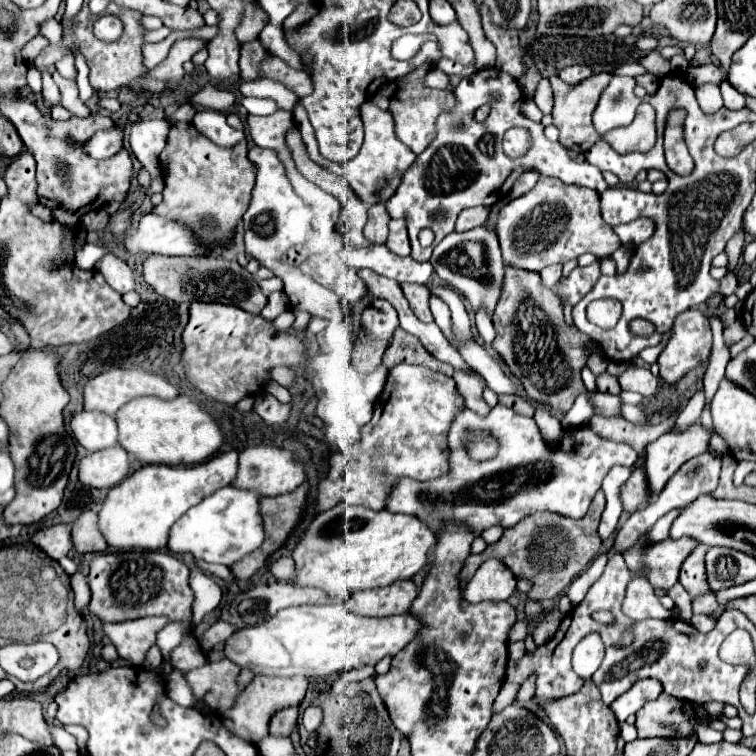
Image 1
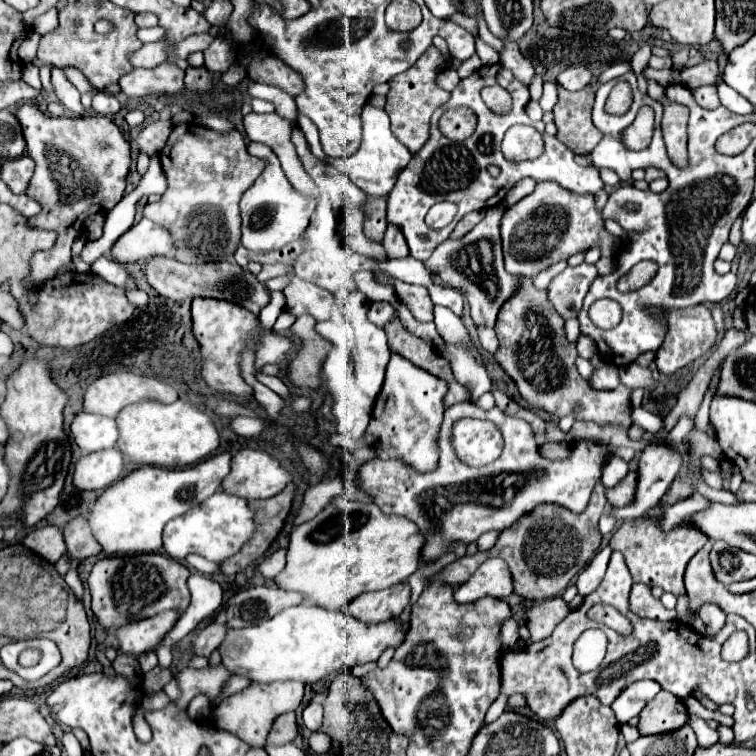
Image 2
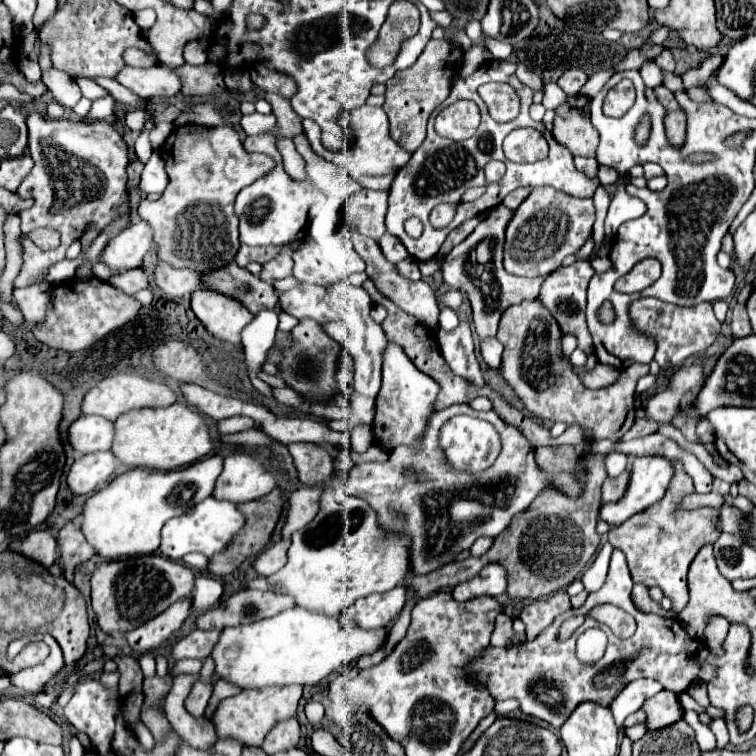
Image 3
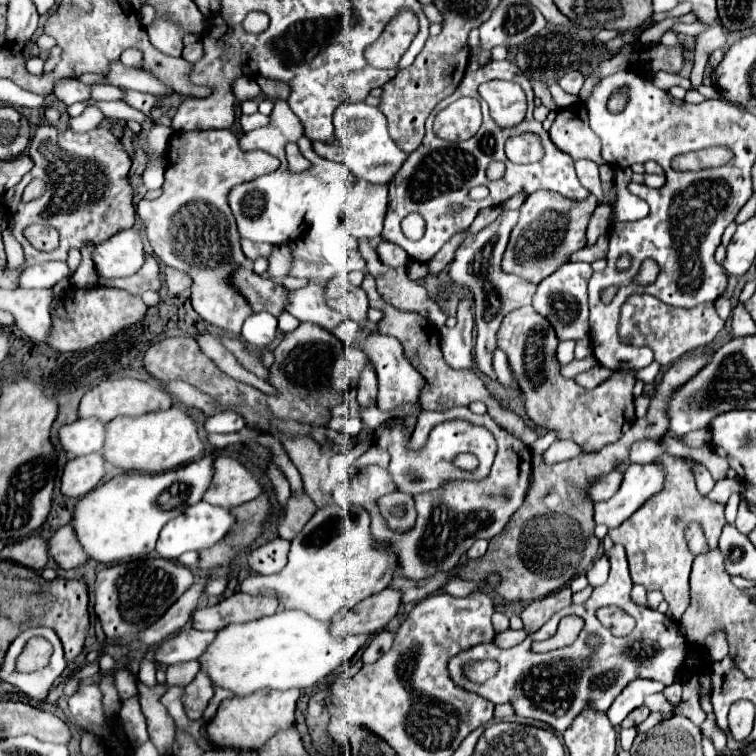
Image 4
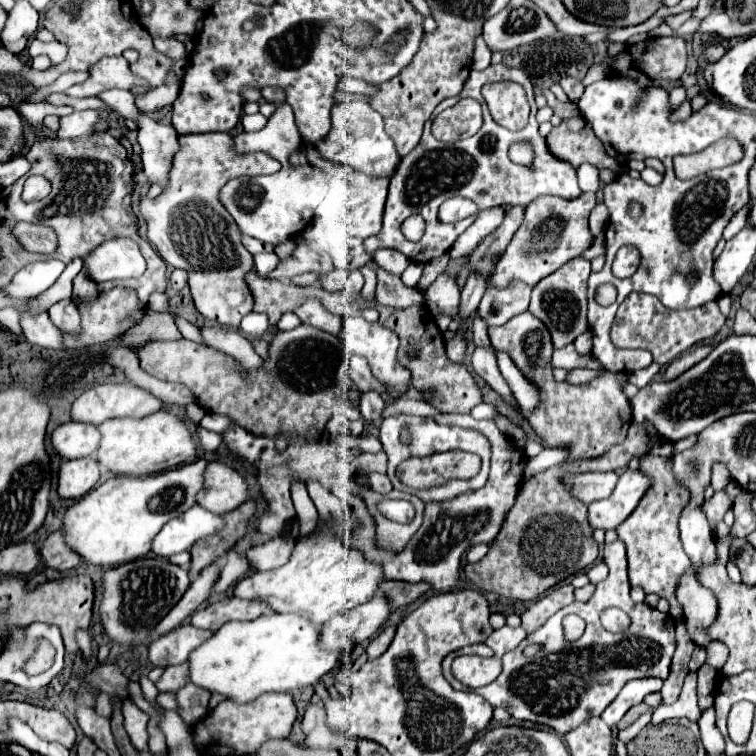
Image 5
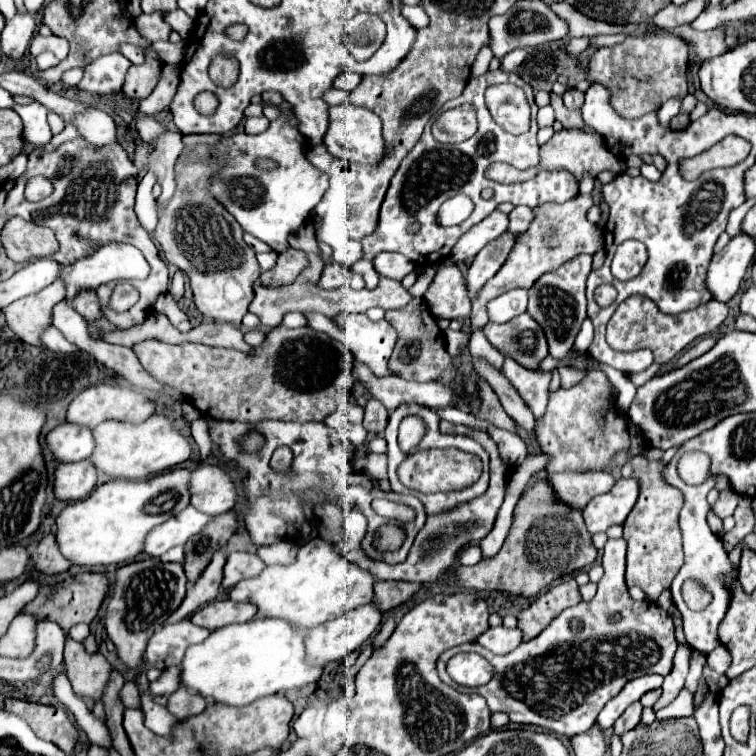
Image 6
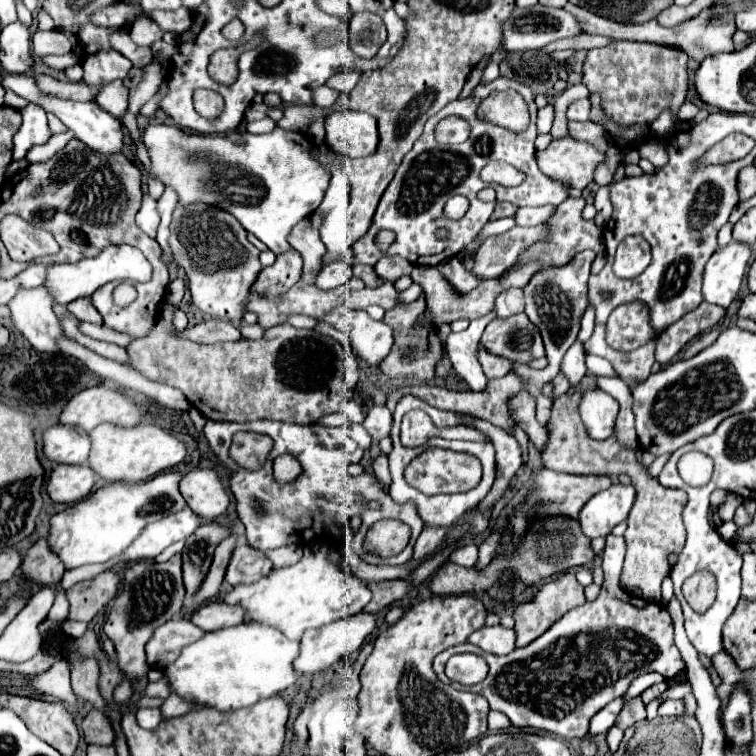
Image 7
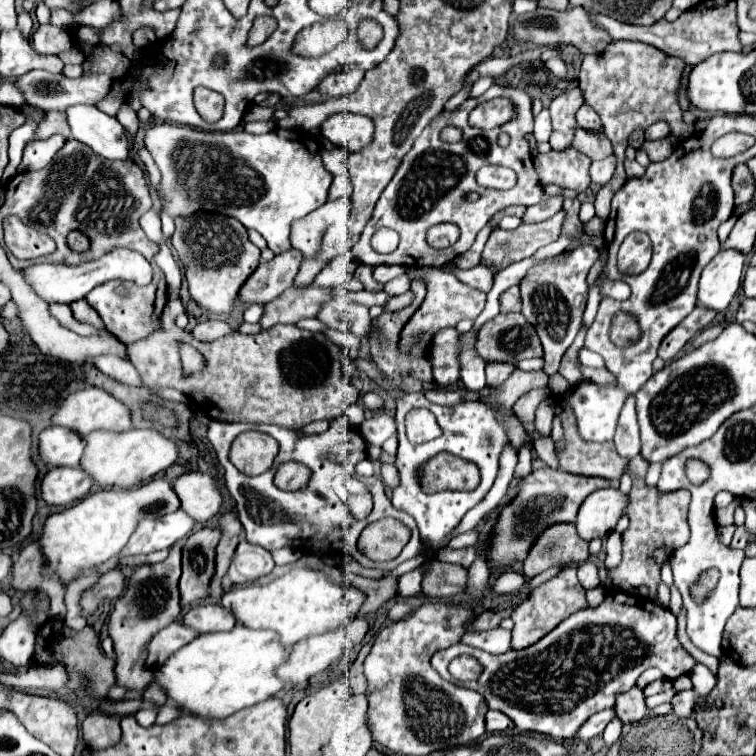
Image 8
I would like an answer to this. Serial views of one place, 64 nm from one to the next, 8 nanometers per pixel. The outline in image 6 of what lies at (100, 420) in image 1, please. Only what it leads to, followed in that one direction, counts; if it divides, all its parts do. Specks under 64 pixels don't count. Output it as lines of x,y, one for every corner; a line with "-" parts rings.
60,424
48,436
46,444
60,462
86,460
94,452
94,432
80,424

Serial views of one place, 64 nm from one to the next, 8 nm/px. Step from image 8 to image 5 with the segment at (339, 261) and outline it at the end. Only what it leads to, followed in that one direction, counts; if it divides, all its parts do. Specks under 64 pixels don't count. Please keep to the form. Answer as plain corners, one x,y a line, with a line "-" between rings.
336,270
336,272
330,272
328,276
322,276
322,288
326,292
340,292
348,286
348,274
344,270

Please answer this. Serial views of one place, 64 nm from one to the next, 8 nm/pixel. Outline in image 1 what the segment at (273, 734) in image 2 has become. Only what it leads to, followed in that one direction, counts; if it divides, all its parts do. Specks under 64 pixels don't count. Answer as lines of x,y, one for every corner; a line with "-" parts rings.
290,706
290,708
282,708
282,710
274,712
274,716
270,720
270,734
290,736
292,728
296,726
296,718
298,718
298,706

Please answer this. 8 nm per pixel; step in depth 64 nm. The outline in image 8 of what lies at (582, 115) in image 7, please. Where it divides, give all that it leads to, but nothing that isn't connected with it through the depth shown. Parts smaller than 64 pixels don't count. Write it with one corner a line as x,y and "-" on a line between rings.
582,104
576,112
576,122
578,126
586,128
586,130
600,130
600,118
596,116
594,108
588,104

